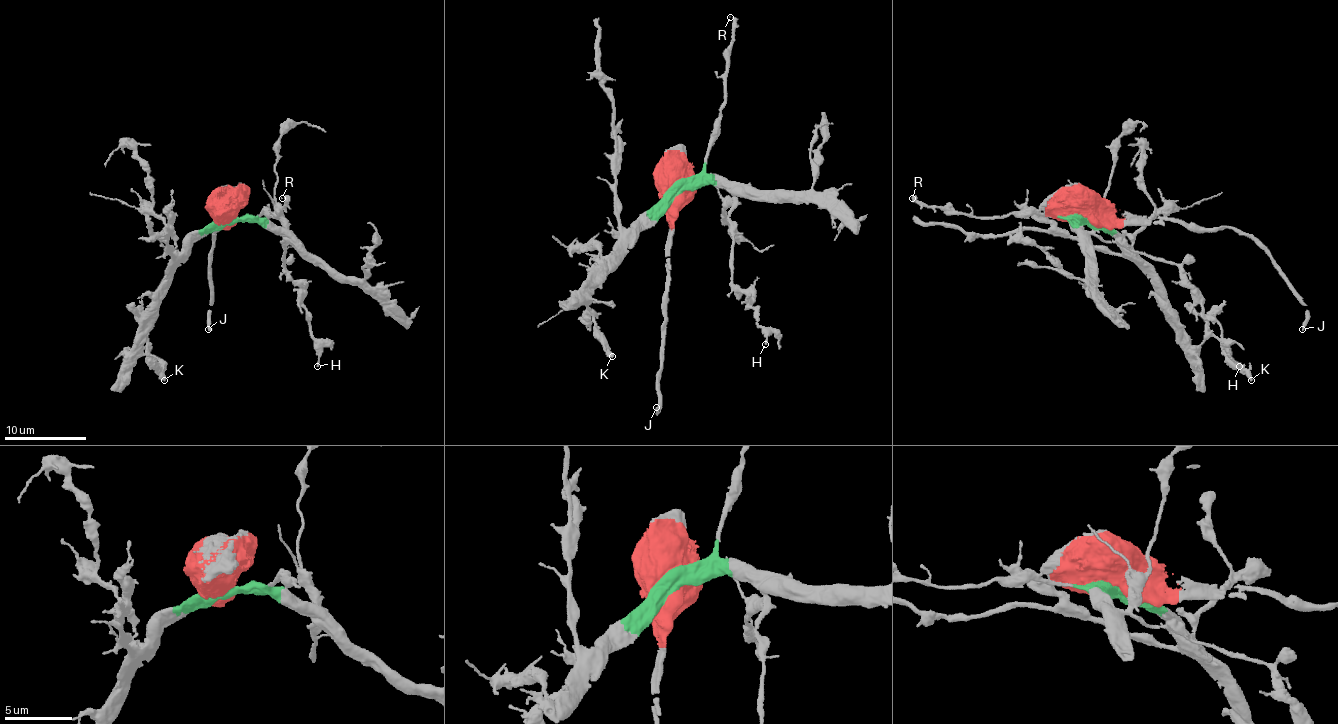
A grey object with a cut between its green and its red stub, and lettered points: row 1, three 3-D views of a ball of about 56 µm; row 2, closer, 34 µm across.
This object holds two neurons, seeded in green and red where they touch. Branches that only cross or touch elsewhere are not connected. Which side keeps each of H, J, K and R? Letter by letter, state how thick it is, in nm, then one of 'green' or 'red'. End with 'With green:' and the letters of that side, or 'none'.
H: 180 nm thick; green
J: 360 nm thick; red
K: 400 nm thick; green
R: 400 nm thick; green
With green: H, K, R

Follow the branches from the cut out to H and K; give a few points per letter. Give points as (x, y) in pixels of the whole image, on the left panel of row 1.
H: (228, 218), (271, 222), (286, 235), (281, 241), (284, 268), (300, 288), (310, 338), (319, 356), (316, 366)
K: (228, 218), (212, 222), (172, 266), (158, 292), (158, 313), (142, 346), (144, 336), (148, 362), (164, 381)

